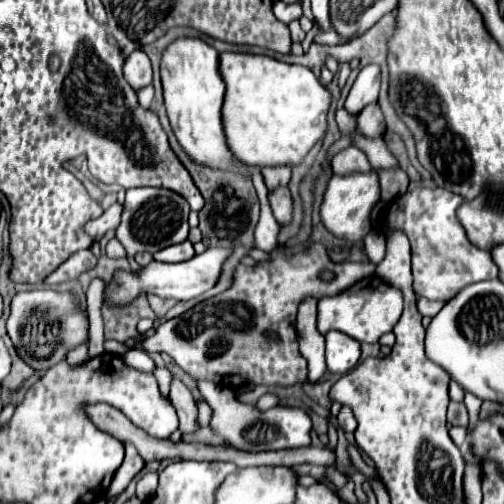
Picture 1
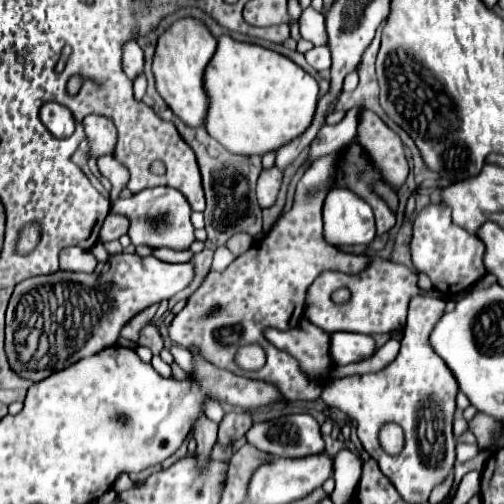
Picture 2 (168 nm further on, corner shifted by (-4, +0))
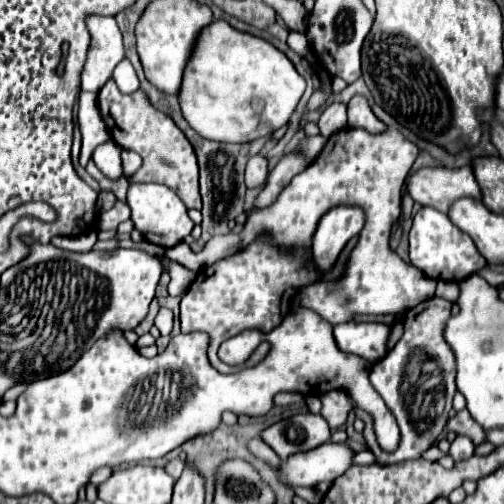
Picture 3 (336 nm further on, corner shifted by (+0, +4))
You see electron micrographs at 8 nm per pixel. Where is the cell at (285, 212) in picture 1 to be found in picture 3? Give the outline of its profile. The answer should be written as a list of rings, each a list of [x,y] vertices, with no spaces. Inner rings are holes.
[[[252,156],[246,164],[246,186],[248,188],[256,188],[256,186],[264,186],[268,178],[268,162],[262,156]]]

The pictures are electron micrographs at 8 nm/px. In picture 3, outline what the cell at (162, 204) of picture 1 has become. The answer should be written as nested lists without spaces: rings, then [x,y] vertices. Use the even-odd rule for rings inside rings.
[[[122,150],[120,158],[122,158],[122,168],[124,168],[124,176],[128,180],[128,206],[132,212],[132,222],[134,228],[142,232],[142,236],[148,242],[154,242],[158,246],[164,248],[172,248],[178,242],[182,242],[194,228],[194,222],[188,218],[188,208],[184,206],[184,202],[178,198],[176,192],[172,192],[168,186],[164,184],[140,184],[140,182],[132,182],[132,170],[128,170],[128,156],[134,154],[130,150]]]

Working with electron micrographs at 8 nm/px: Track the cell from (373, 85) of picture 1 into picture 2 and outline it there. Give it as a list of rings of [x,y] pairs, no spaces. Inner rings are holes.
[[[354,106],[352,110],[346,112],[344,120],[336,126],[324,126],[318,136],[314,138],[314,142],[310,144],[310,158],[318,158],[330,152],[336,152],[340,148],[344,148],[358,132],[358,124],[360,124],[360,112],[364,108],[362,106]]]

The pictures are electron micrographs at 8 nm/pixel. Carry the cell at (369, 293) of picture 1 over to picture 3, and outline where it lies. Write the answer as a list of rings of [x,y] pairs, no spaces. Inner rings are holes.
[[[392,126],[380,134],[370,134],[364,128],[342,128],[328,138],[320,156],[306,170],[292,178],[292,182],[282,190],[270,208],[254,210],[250,214],[248,222],[238,234],[228,232],[214,236],[198,254],[182,242],[174,248],[168,248],[166,256],[190,268],[192,272],[198,272],[204,266],[212,266],[214,262],[240,252],[258,238],[270,238],[278,248],[294,252],[298,238],[312,238],[314,226],[318,226],[320,218],[330,208],[352,204],[364,210],[366,220],[360,232],[360,240],[352,250],[346,276],[336,284],[318,282],[302,288],[302,306],[312,308],[330,324],[348,322],[354,314],[398,316],[432,298],[436,290],[436,280],[426,278],[418,268],[412,268],[412,264],[404,262],[390,248],[390,228],[392,222],[400,216],[400,190],[418,152],[418,146]]]

